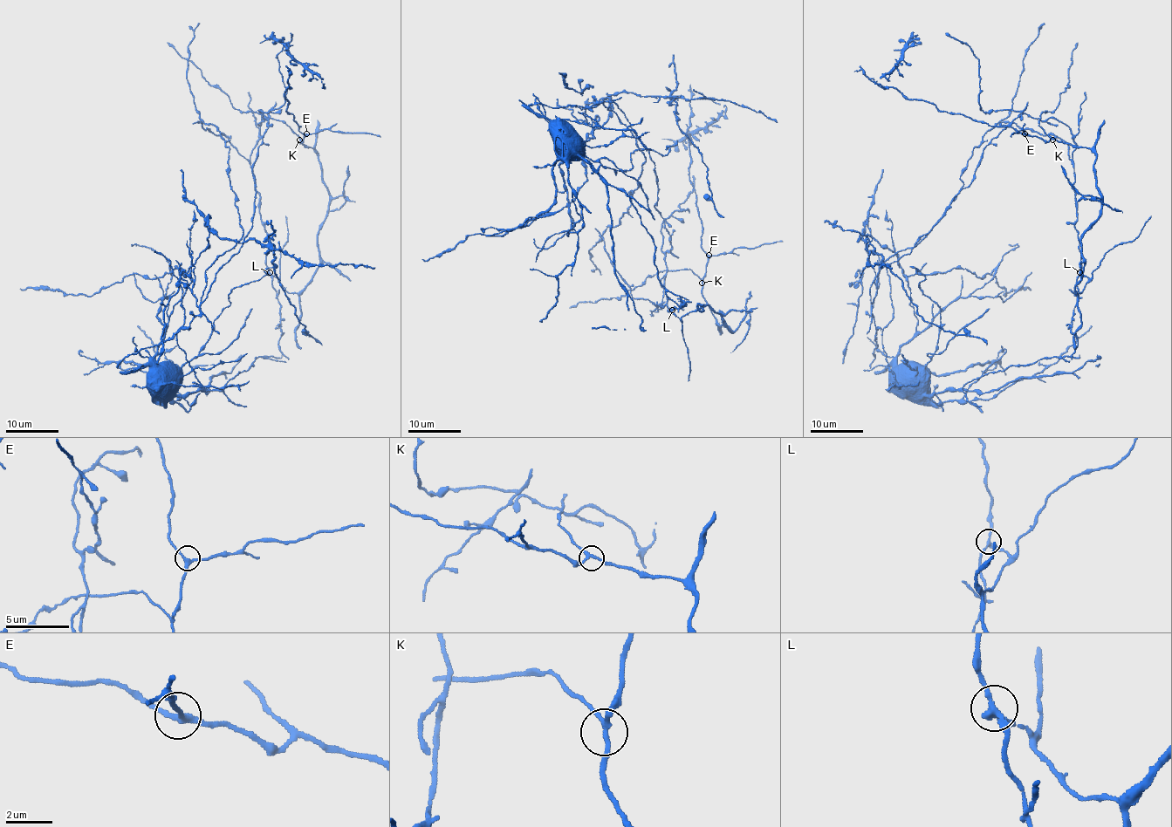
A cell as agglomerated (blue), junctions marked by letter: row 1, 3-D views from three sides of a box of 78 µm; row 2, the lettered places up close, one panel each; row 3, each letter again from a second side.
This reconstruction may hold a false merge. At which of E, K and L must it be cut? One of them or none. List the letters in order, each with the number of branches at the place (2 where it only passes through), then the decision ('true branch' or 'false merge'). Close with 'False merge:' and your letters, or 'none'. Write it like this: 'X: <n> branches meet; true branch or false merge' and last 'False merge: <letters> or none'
E: 3 branches meet; true branch
K: 3 branches meet; true branch
L: 3 branches meet; false merge
False merge: L

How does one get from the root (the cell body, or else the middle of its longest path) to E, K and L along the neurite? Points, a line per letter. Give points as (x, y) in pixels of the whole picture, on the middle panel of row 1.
E: (573, 145), (540, 104), (612, 99), (654, 163), (666, 268), (702, 280), (709, 255)
K: (573, 145), (540, 104), (612, 99), (654, 163), (654, 206), (671, 244), (666, 268), (690, 269), (702, 283)
L: (573, 145), (540, 104), (612, 99), (649, 152), (654, 206), (671, 244), (662, 303), (653, 303), (671, 310)

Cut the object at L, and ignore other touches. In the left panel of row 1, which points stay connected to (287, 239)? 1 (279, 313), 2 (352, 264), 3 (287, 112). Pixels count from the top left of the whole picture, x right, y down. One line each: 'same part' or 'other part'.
1: other part
2: other part
3: same part

